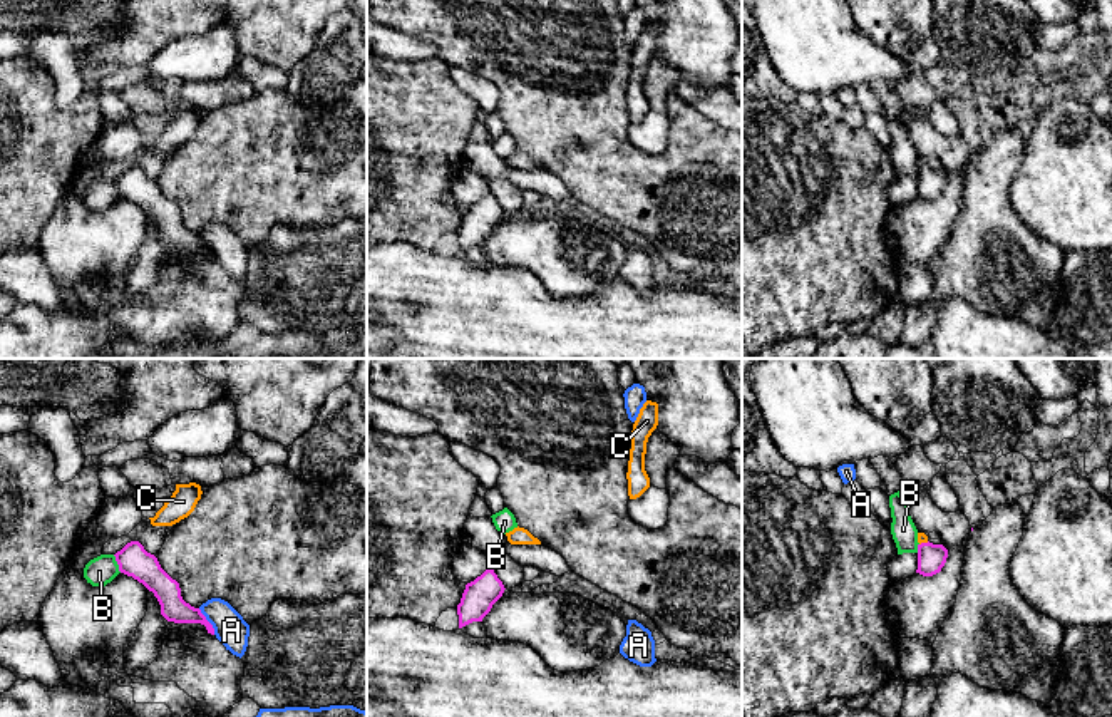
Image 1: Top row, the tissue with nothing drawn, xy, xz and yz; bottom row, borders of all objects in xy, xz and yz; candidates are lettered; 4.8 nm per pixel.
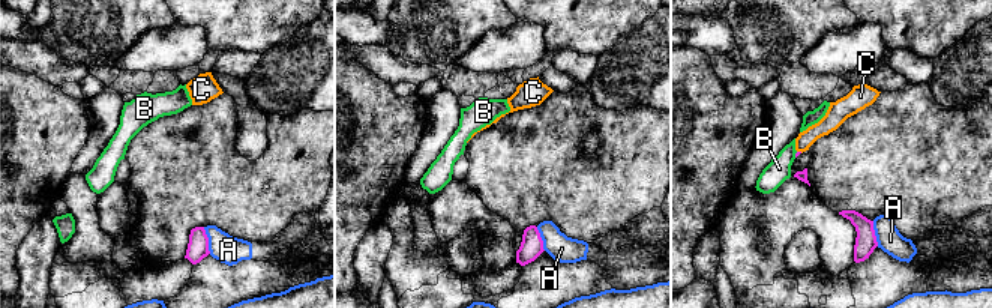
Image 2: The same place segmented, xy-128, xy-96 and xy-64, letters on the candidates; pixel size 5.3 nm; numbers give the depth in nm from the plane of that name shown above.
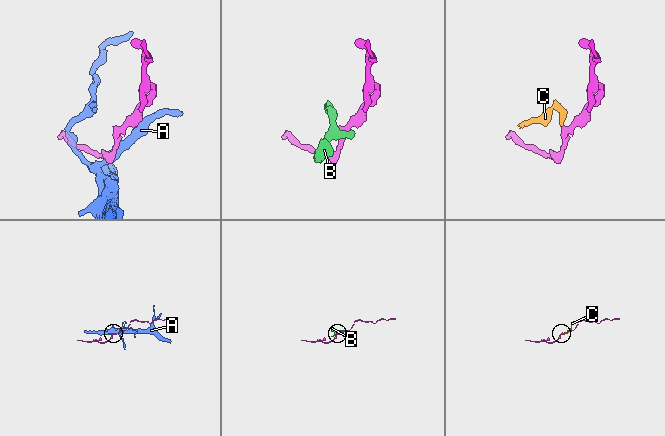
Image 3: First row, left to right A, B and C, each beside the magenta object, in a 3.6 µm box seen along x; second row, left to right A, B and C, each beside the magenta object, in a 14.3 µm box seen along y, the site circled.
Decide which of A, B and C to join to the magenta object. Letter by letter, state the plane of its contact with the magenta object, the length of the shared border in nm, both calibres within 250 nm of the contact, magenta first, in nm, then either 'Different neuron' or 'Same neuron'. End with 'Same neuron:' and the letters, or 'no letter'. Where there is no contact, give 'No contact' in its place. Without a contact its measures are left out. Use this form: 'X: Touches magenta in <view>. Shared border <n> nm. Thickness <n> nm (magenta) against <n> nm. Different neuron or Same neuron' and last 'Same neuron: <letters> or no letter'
A: Touches magenta in xy. Shared border 150 nm. Thickness 120 nm (magenta) against 160 nm. Different neuron
B: Touches magenta in xy. Shared border 100 nm. Thickness 150 nm (magenta) against 140 nm. Different neuron
C: Touches magenta in yz. Shared border 50 nm. Thickness 140 nm (magenta) against 50 nm. Same neuron
Same neuron: C

